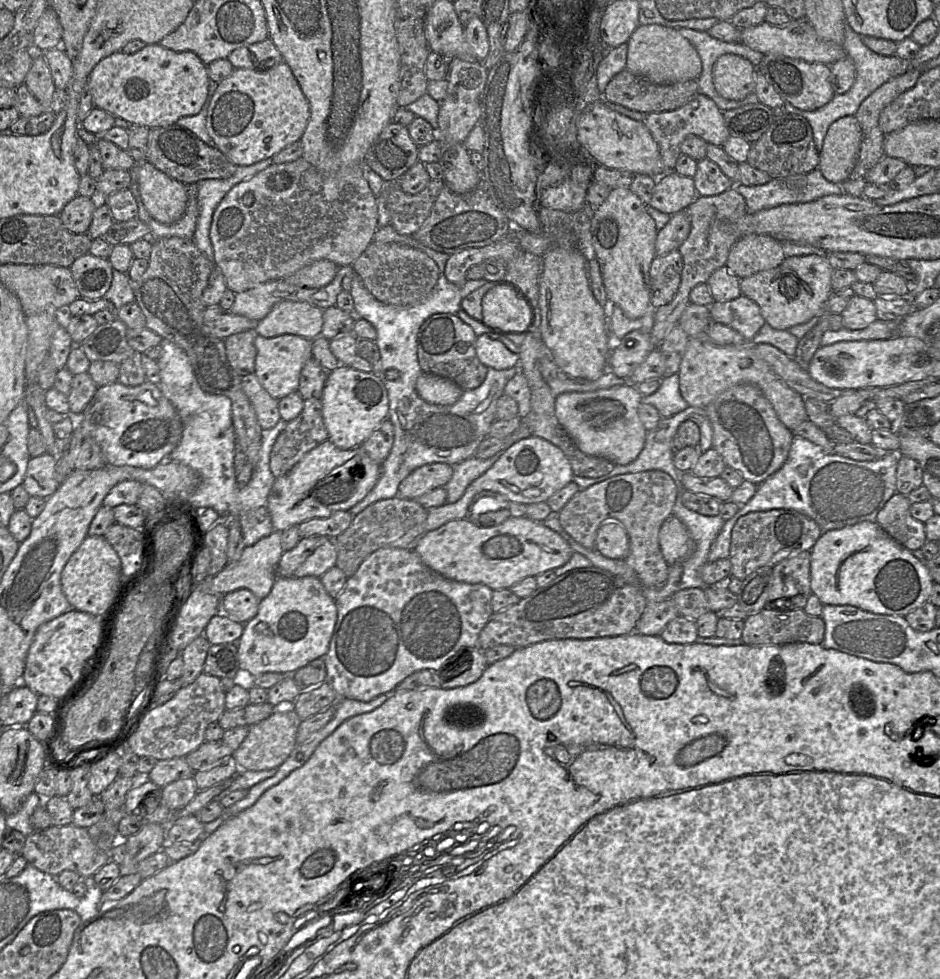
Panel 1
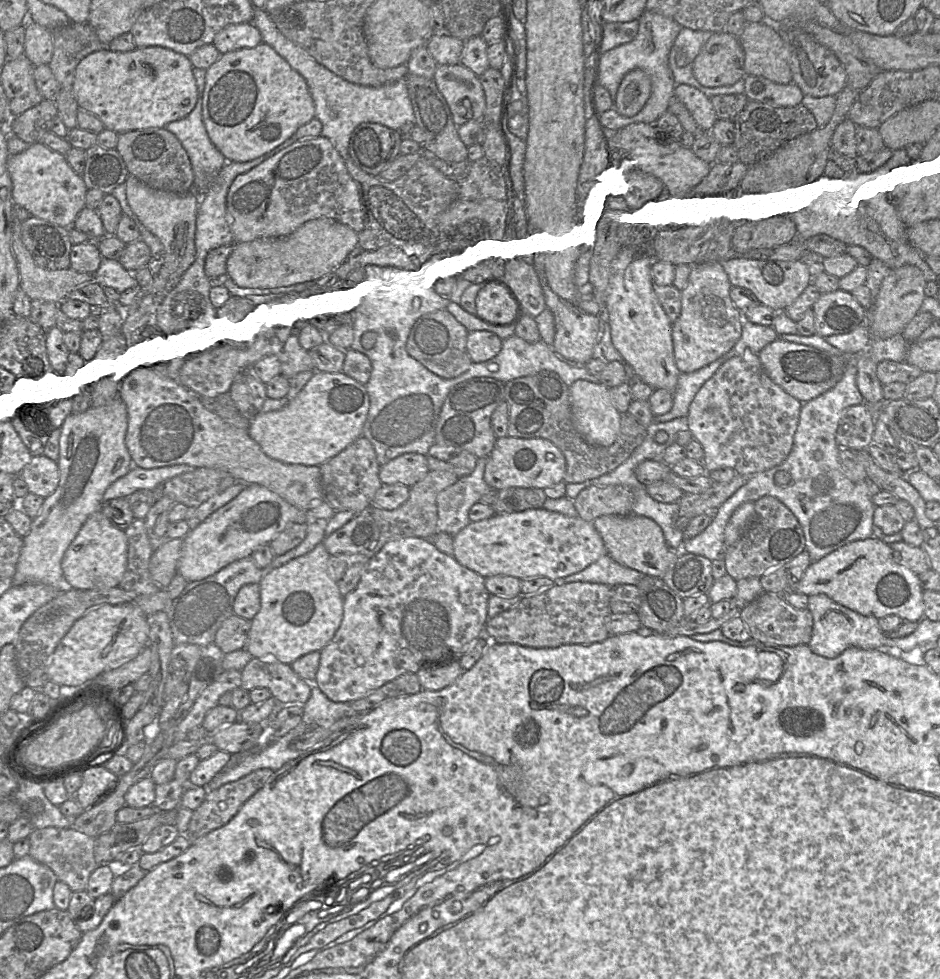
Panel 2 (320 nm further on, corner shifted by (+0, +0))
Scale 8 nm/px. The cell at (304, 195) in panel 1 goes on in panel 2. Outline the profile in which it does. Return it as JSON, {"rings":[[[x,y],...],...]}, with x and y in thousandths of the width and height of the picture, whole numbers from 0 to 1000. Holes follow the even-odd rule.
{"rings":[[[341,138],[319,142],[266,175],[253,179],[243,193],[240,212],[241,226],[250,248],[305,241],[324,227],[337,223],[354,224],[372,232],[380,240],[388,230],[388,217],[381,191],[372,180],[367,164],[351,143]]]}

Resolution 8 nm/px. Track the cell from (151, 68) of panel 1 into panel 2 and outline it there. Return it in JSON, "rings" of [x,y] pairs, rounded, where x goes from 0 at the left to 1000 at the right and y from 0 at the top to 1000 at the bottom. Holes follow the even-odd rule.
{"rings":[[[162,47],[122,53],[114,48],[88,59],[81,68],[77,94],[84,111],[103,118],[113,133],[124,137],[157,131],[174,131],[181,125],[200,118],[210,105],[210,87],[206,67],[200,57],[180,49]]]}

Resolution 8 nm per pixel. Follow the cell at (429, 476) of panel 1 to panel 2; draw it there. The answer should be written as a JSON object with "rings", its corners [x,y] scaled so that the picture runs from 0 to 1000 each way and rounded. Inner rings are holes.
{"rings":[[[432,463],[405,475],[403,489],[406,495],[428,494],[436,498],[448,491],[456,481],[452,465]]]}

